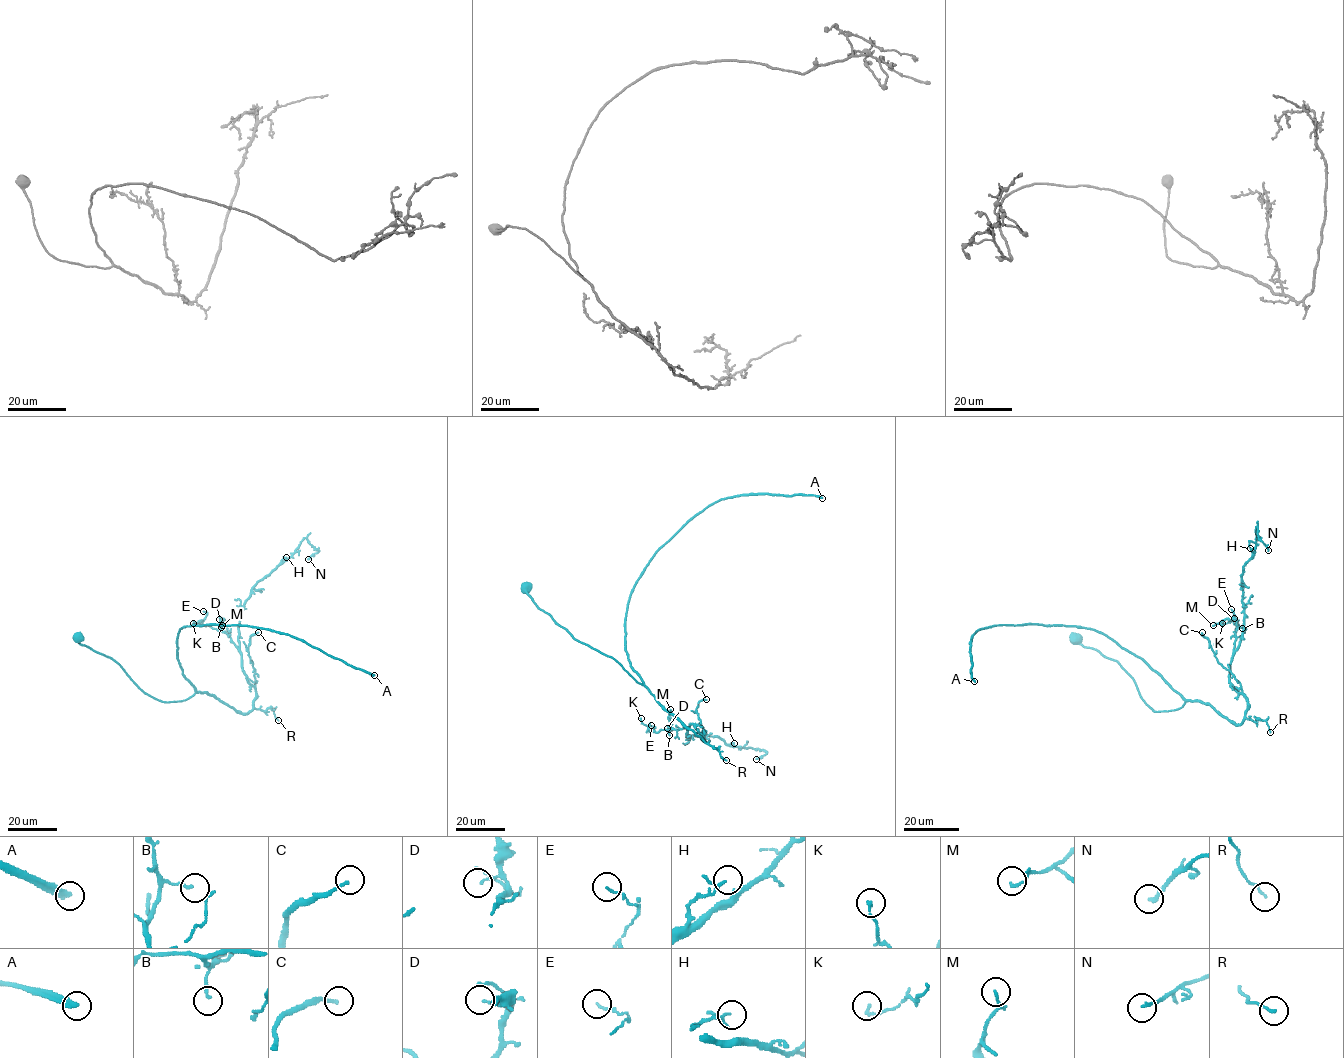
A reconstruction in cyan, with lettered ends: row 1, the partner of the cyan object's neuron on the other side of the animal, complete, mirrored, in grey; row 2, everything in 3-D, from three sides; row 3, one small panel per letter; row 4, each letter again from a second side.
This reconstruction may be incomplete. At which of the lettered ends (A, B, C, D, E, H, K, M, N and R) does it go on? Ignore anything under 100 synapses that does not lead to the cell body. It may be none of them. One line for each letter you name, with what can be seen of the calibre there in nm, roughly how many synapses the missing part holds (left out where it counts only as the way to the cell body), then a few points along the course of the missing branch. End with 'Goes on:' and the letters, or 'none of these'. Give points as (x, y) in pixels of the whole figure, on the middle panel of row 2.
A: 320 nm thick; about 130 synapses; missing branch runs (822, 498), (842, 506), (865, 493), (879, 479), (864, 456), (893, 459)
Goes on: A

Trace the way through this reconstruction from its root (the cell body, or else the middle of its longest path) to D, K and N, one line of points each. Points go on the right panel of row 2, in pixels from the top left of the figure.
D: (1074, 638), (1116, 660), (1154, 711), (1202, 701), (1239, 724), (1248, 705), (1229, 681), (1234, 618)
K: (1074, 638), (1116, 660), (1154, 711), (1202, 701), (1239, 724), (1247, 699), (1229, 681), (1239, 625), (1222, 623)
N: (1074, 638), (1116, 660), (1154, 711), (1202, 701), (1239, 724), (1247, 699), (1229, 665), (1257, 526), (1268, 550)

